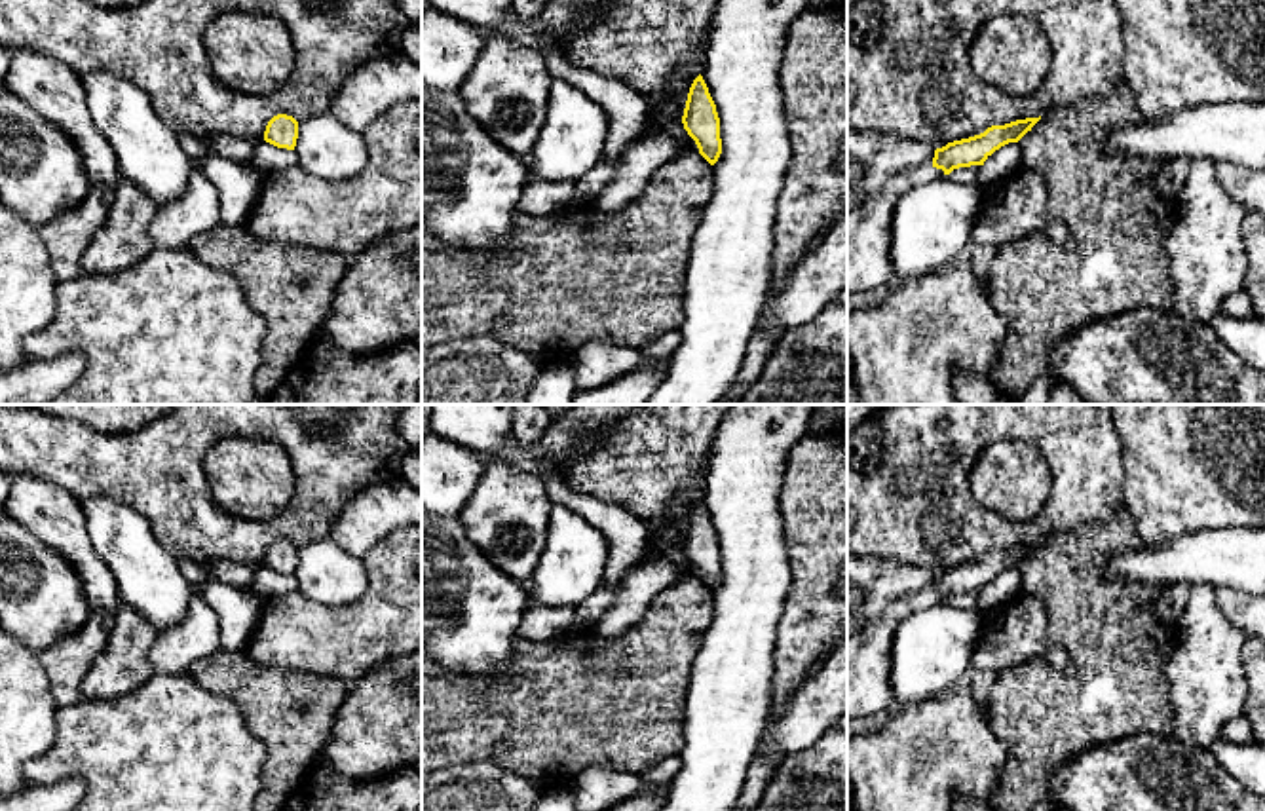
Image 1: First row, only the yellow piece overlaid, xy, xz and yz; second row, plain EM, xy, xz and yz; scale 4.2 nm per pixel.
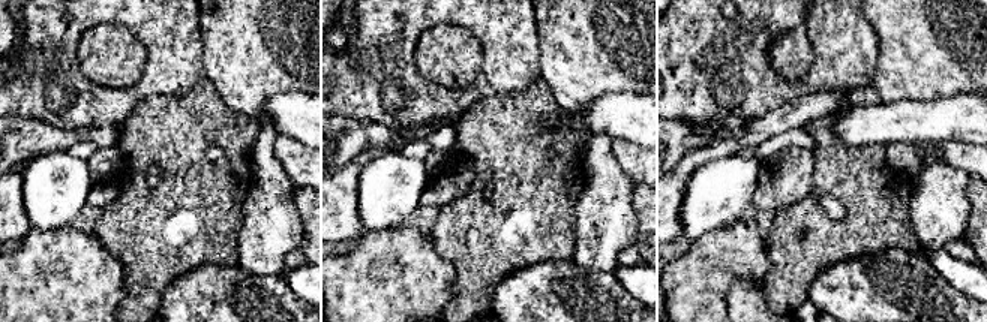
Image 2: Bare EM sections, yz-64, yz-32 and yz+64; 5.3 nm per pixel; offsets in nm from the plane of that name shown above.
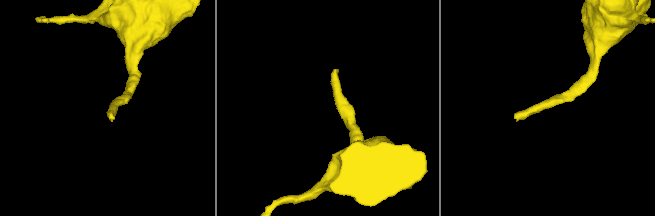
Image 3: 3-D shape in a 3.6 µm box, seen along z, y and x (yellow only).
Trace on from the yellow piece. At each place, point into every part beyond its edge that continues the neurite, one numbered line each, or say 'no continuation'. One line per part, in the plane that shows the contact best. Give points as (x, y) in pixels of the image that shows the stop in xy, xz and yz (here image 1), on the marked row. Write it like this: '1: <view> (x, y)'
1: yz (868, 226)

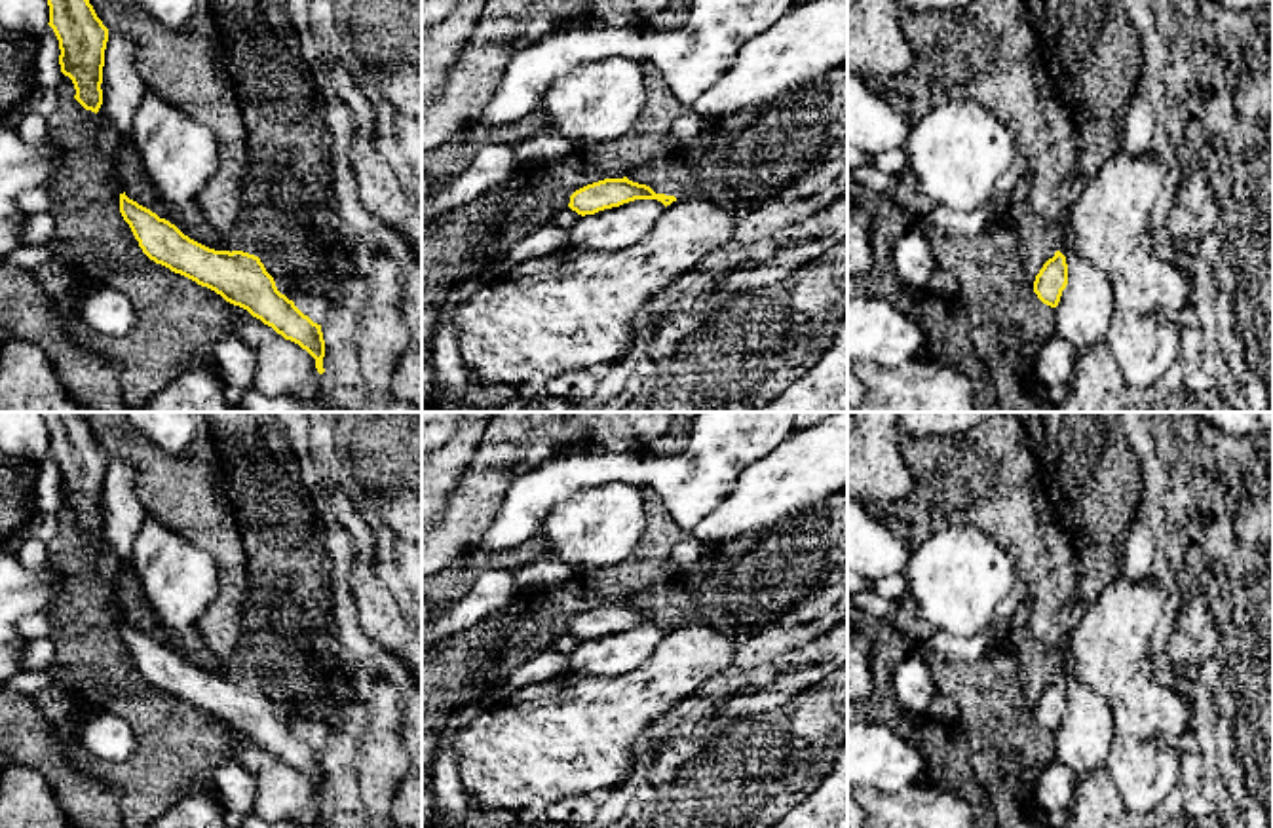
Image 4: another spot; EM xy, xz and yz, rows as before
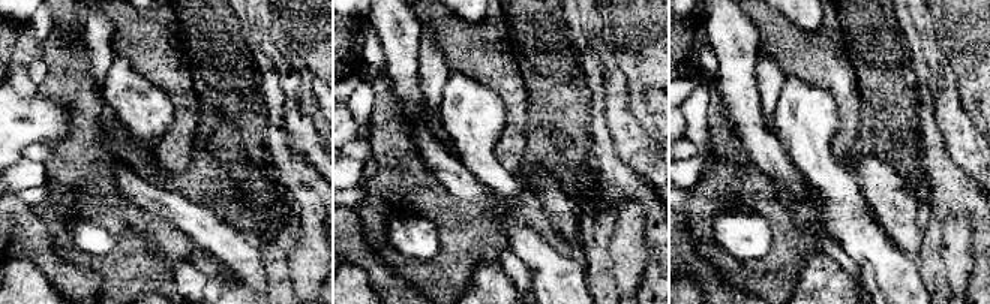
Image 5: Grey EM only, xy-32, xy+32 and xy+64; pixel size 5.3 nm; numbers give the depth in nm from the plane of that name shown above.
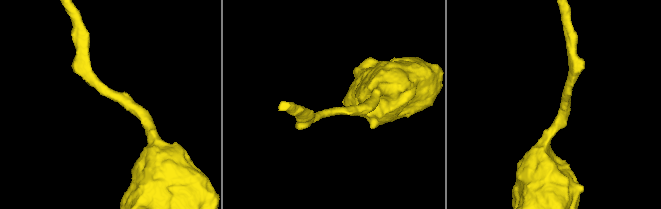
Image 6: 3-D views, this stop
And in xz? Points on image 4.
no continuation

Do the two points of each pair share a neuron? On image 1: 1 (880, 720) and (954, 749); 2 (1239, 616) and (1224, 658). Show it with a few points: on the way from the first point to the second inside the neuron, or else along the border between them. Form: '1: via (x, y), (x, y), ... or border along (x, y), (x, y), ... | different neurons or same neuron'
1: border along (893, 711), (893, 716), (882, 728), (867, 735) | different neurons
2: border along (1214, 589), (1218, 610), (1245, 635) | different neurons

